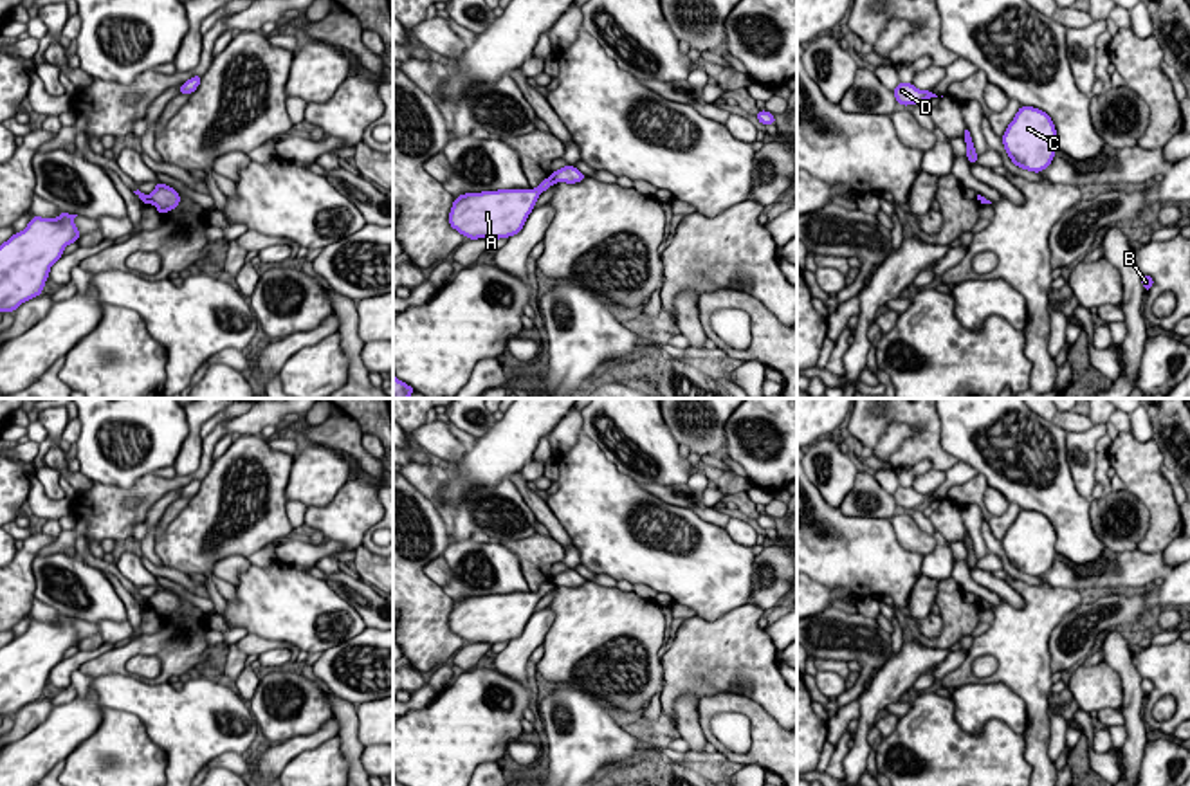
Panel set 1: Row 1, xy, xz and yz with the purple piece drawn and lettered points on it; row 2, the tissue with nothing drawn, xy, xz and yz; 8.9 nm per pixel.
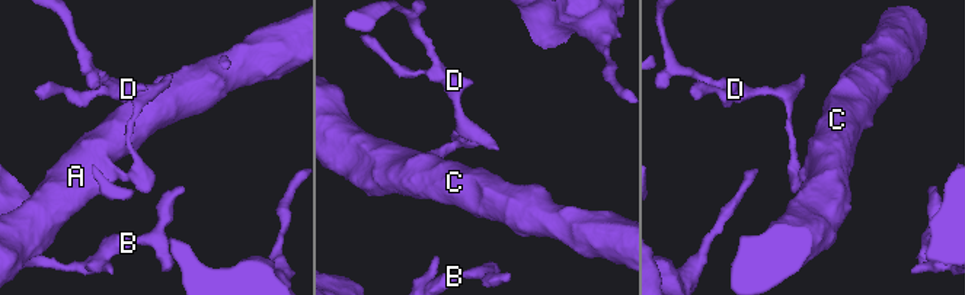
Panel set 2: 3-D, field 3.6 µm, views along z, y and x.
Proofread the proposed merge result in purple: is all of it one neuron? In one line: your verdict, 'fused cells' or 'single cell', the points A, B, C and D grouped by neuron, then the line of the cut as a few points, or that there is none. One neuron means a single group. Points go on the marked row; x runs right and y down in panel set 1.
fused cells; A B C / D; cut in xz along (549, 177), (554, 182)

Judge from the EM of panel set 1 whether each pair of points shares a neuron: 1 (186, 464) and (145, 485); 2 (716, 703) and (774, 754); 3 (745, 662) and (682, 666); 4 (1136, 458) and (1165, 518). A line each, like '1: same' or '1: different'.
1: different
2: same
3: same
4: same

